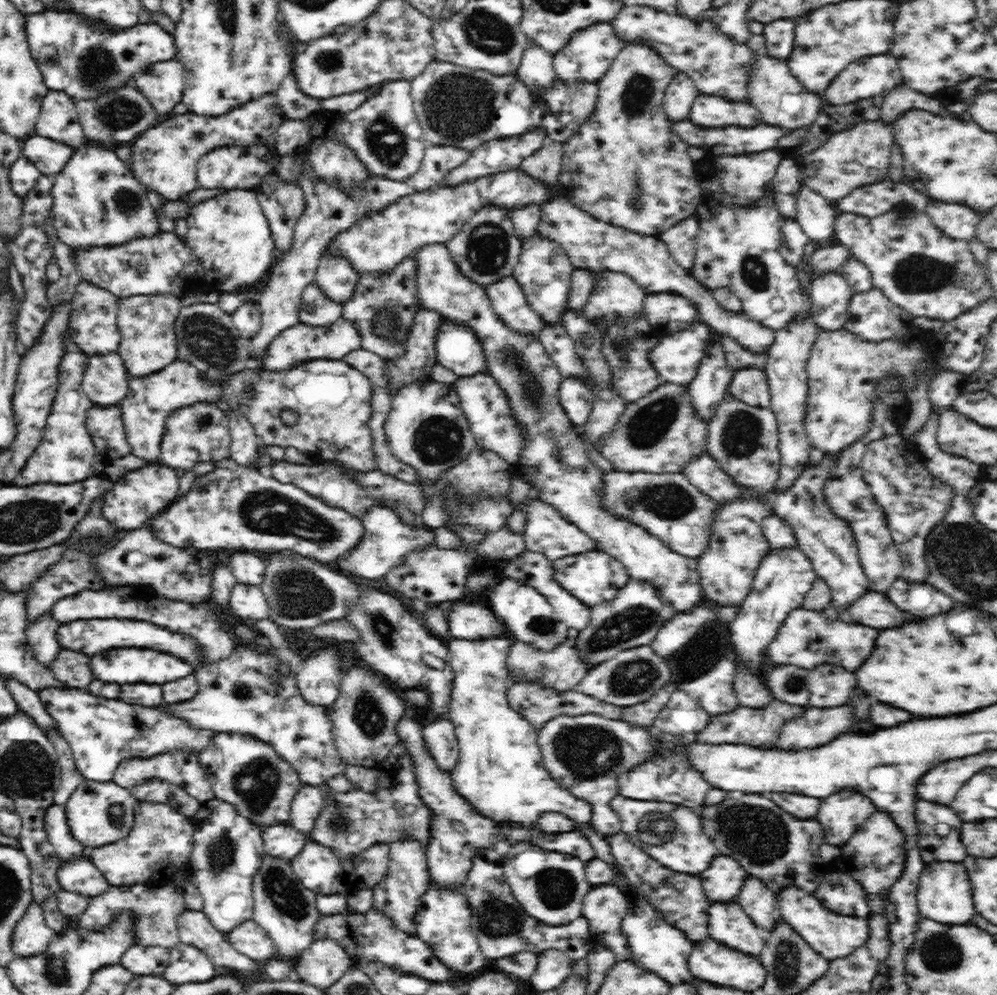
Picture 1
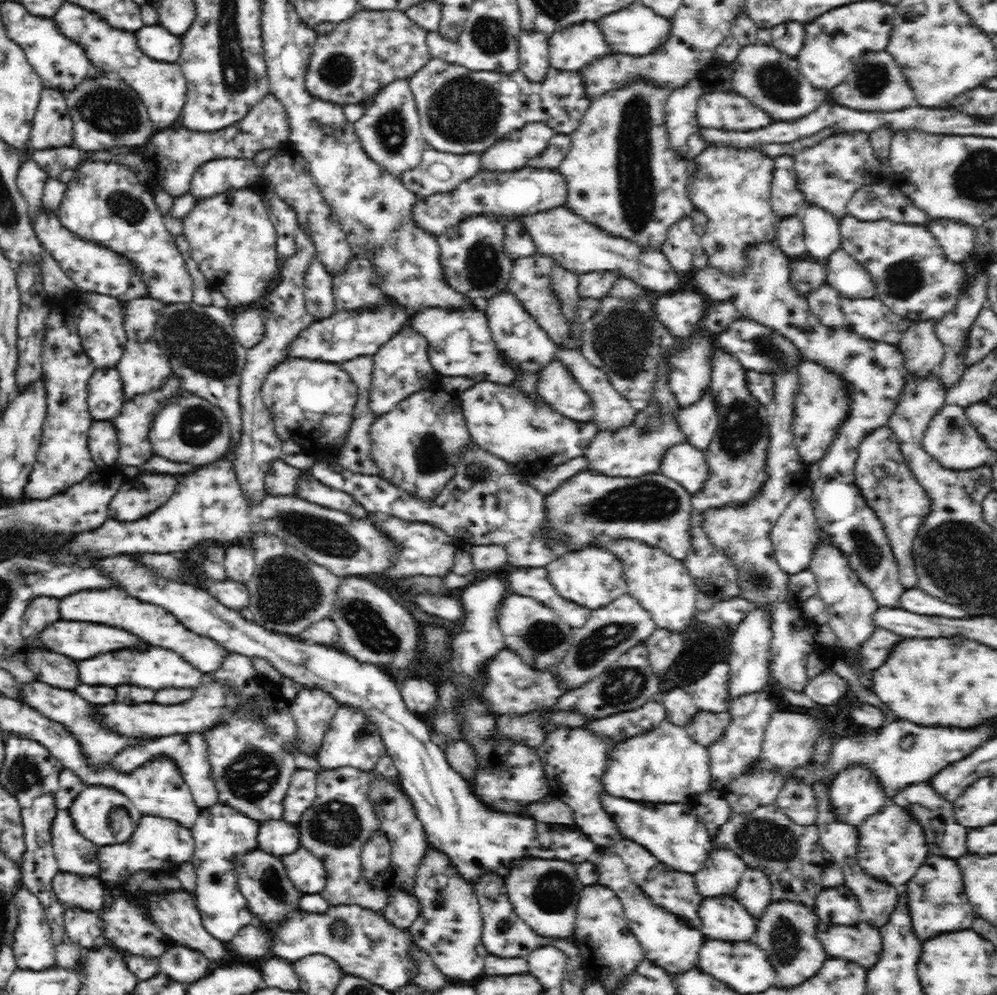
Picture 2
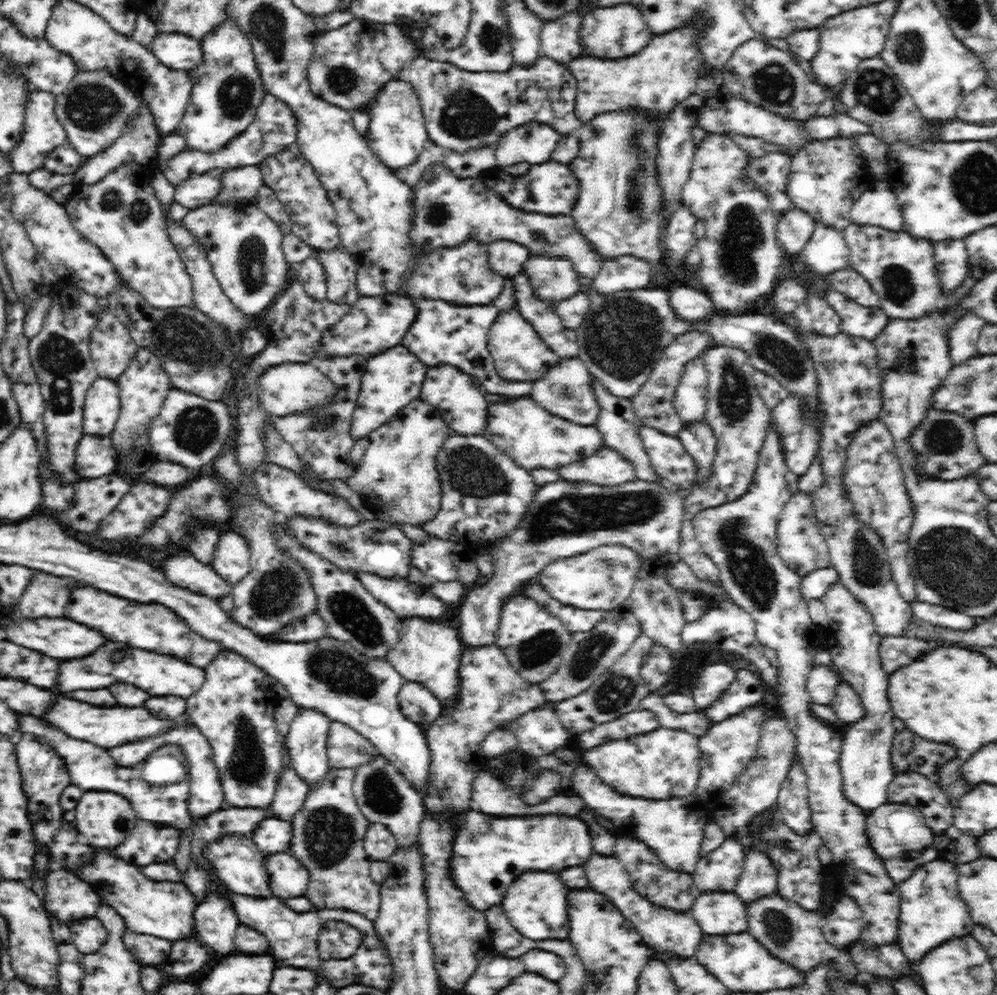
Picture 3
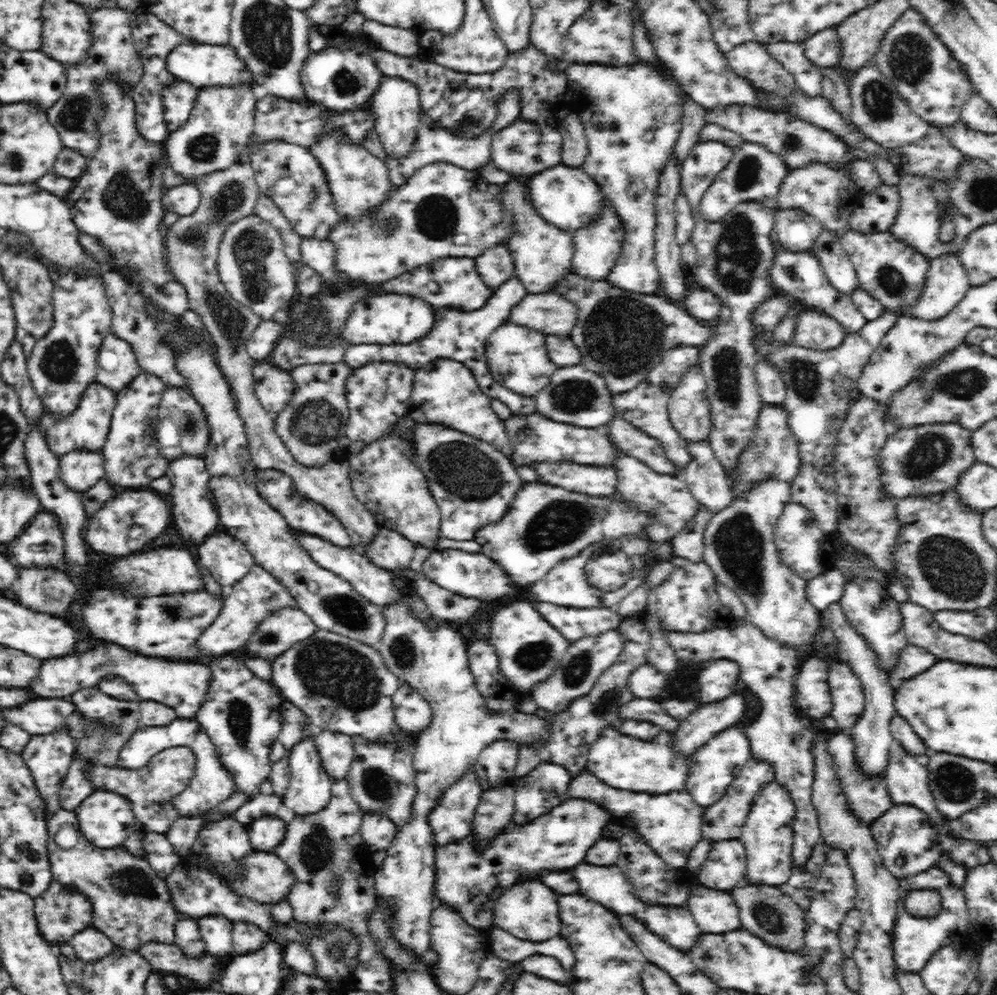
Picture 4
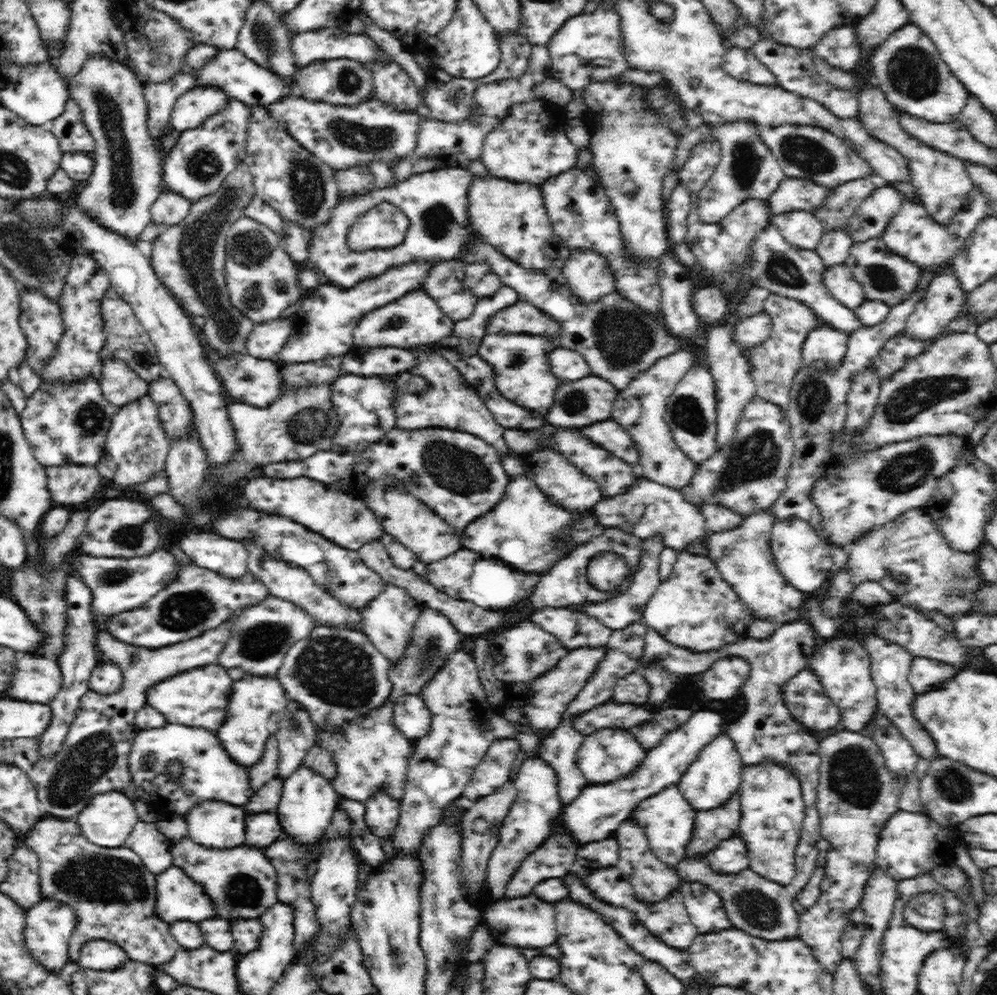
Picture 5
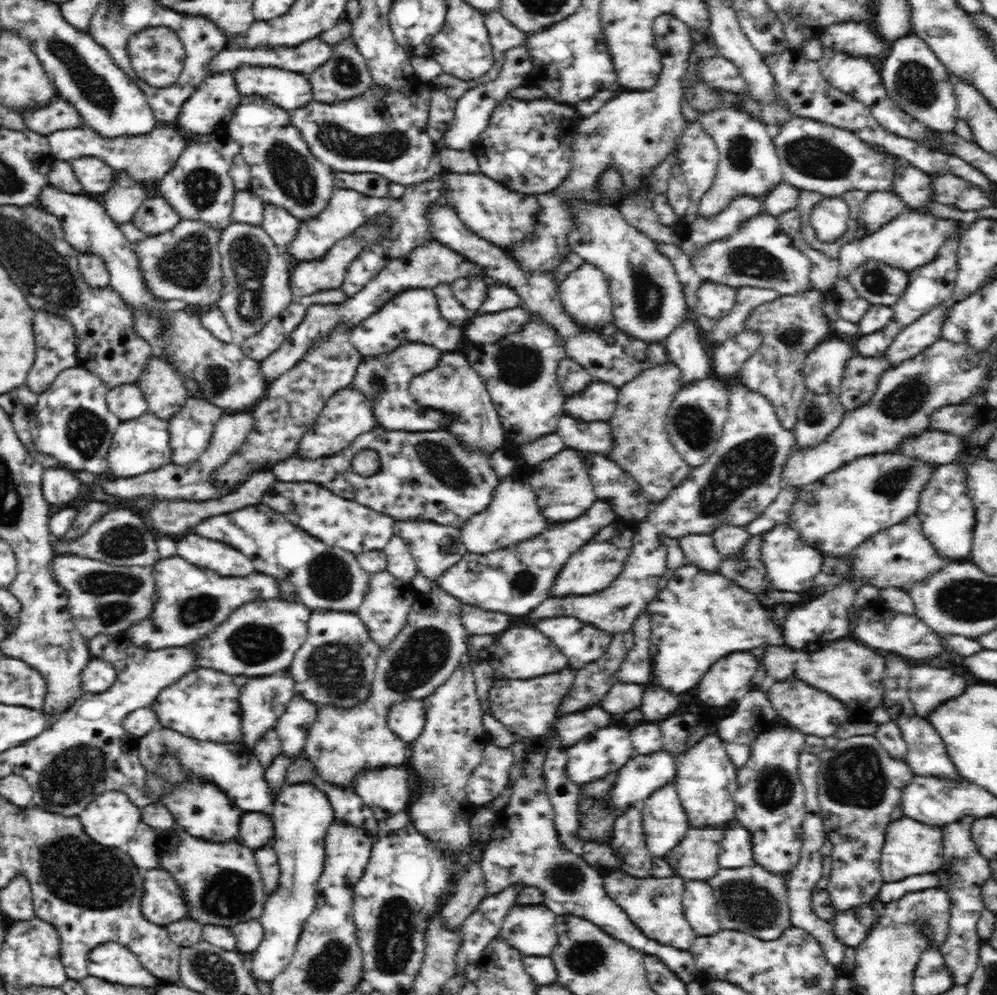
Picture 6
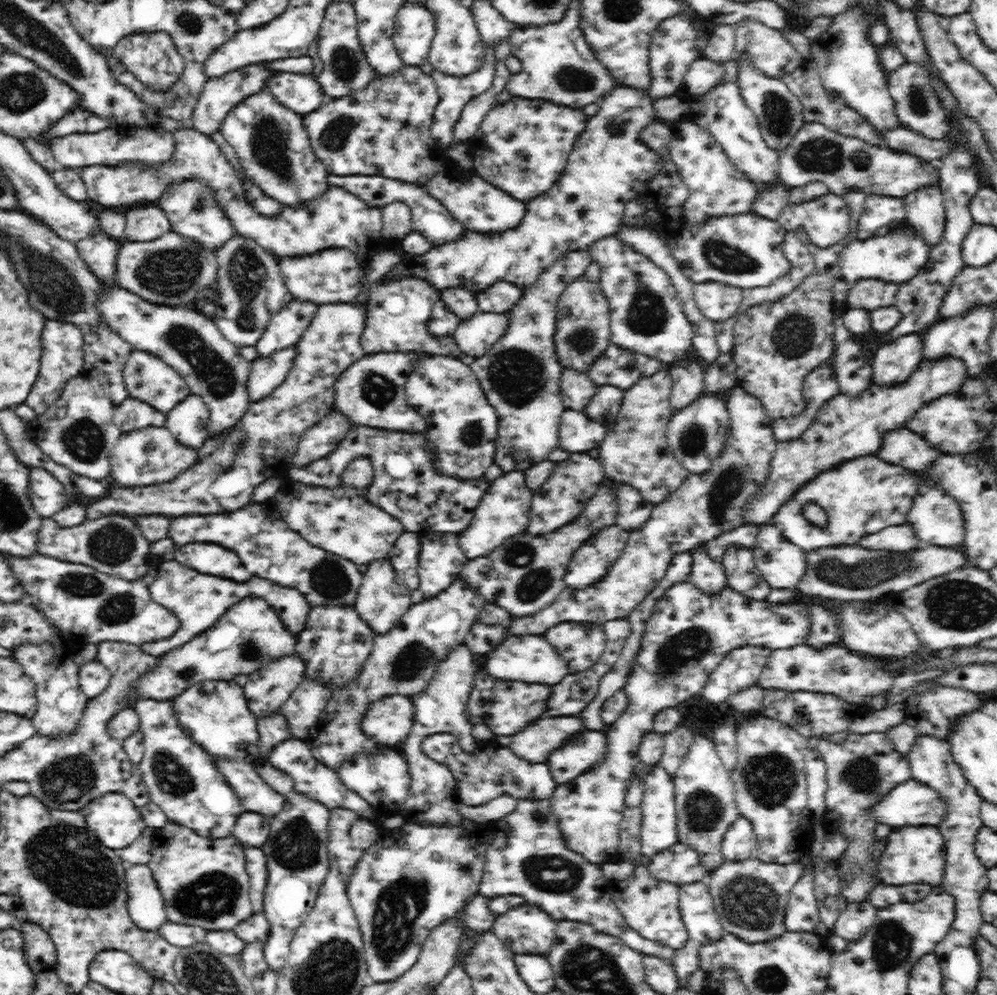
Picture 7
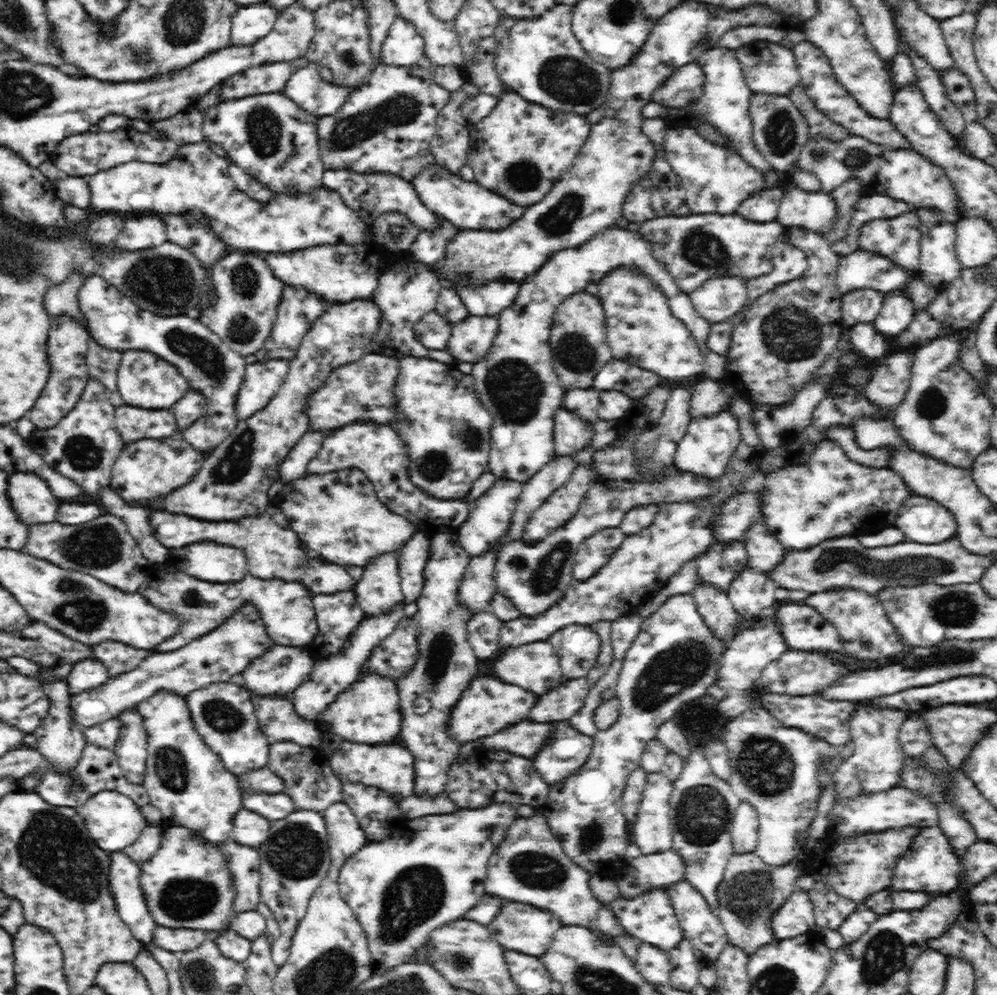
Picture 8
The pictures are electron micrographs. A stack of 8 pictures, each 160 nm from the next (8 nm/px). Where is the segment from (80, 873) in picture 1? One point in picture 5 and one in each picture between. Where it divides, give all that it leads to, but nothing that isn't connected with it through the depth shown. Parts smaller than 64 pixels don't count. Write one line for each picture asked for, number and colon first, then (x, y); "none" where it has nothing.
2: (74, 891)
3: (67, 897)
4: (61, 911)
5: (49, 924)

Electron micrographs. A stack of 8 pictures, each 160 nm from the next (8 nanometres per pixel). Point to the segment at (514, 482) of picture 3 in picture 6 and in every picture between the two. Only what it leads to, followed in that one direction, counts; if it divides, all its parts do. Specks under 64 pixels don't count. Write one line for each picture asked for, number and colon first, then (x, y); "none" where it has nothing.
4: (474, 483)
5: (460, 475)
6: (433, 476)

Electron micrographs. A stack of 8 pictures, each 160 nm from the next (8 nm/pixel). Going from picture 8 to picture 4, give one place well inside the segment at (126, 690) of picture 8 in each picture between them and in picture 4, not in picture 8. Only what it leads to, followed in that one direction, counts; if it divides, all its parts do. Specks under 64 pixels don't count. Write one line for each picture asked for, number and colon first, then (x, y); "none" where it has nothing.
4: (272, 638)
5: (264, 633)
6: (261, 637)
7: (250, 634)

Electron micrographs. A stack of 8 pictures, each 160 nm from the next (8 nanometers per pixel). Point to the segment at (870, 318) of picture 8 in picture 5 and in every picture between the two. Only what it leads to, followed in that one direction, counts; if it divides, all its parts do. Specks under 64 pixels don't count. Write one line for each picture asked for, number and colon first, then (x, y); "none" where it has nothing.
5: (884, 276)
6: (880, 284)
7: (870, 294)

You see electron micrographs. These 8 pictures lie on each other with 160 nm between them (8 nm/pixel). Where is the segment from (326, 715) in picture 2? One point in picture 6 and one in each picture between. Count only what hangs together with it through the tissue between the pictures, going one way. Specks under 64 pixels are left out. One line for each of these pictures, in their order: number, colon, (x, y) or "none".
3: (306, 739)
4: (309, 788)
5: (308, 801)
6: (302, 814)

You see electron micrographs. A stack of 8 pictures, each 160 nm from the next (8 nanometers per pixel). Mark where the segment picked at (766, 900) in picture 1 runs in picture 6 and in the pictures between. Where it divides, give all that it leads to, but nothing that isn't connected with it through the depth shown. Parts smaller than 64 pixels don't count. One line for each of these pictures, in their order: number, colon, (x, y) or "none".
2: (754, 890)
3: (759, 878)
4: (767, 834)
5: (772, 809)
6: (770, 797)

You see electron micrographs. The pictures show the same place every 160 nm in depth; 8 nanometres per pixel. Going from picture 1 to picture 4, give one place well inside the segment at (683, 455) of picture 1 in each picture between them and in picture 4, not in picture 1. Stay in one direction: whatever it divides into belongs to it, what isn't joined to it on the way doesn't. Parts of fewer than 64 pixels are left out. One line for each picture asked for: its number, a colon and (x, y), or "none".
2: (636, 450)
3: (606, 467)
4: (593, 480)

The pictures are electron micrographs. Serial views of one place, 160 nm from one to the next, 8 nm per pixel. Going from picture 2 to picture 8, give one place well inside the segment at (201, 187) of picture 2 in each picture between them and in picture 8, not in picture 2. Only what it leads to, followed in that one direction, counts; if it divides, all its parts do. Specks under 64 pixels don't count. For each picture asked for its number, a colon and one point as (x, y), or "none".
3: (199, 190)
4: (182, 200)
5: (169, 208)
6: (156, 215)
7: (144, 223)
8: (138, 233)

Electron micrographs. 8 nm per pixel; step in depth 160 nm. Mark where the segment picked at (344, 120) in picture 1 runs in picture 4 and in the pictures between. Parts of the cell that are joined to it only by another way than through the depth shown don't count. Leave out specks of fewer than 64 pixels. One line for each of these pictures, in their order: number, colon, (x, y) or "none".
2: (390, 131)
3: (397, 134)
4: (396, 105)

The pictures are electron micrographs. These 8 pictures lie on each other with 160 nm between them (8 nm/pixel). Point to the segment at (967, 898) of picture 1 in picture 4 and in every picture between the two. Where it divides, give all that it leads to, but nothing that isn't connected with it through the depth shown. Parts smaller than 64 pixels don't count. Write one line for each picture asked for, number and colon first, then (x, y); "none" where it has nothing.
2: (937, 902)
3: (932, 911)
4: (915, 940)

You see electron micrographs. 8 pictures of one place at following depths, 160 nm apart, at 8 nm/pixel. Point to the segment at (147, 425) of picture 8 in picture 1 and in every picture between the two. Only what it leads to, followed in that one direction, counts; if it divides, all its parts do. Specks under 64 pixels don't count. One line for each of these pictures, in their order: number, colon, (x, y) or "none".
1: (93, 326)
2: (100, 325)
3: (112, 348)
4: (118, 366)
5: (120, 385)
6: (126, 401)
7: (130, 414)

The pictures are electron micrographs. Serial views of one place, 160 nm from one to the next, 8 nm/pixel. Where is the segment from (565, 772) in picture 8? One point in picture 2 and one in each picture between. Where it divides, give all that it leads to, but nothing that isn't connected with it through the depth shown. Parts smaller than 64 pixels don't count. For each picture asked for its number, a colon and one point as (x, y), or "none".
2: (666, 765)
3: (665, 762)
4: (623, 762)
5: (605, 755)
6: (606, 750)
7: (585, 751)

